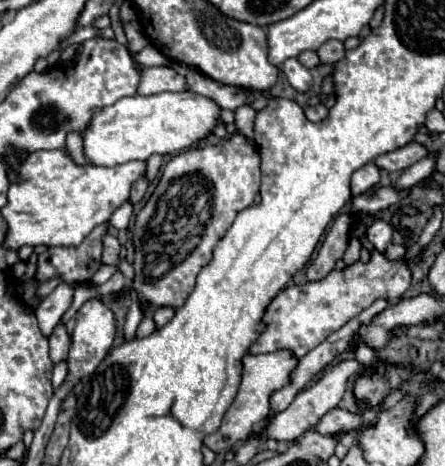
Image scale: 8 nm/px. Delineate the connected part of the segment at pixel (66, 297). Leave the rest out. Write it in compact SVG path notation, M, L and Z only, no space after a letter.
M67 283L57 285L55 291L41 301L41 305L37 307L37 319L45 337L51 335L61 315L71 307L71 301L73 301L73 287Z

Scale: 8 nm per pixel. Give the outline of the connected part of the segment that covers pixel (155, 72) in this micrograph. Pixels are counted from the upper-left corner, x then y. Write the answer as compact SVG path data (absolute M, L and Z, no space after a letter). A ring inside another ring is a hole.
M141 67L139 95L155 95L163 91L187 91L187 79L171 67Z

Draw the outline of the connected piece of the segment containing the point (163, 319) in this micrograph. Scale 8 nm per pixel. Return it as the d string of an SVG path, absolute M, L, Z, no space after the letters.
M155 307L153 309L153 319L155 319L155 325L165 325L171 317L173 317L175 309L173 307Z

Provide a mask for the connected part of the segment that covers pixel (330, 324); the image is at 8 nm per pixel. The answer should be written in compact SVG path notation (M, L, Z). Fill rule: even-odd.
M371 251L367 263L355 261L343 269L333 269L319 281L293 285L283 289L269 305L265 313L267 329L261 333L251 353L271 353L277 349L291 349L297 357L303 357L331 333L339 331L347 321L357 317L363 309L371 307L377 299L397 301L411 285L411 269L405 259L389 261L385 253Z

